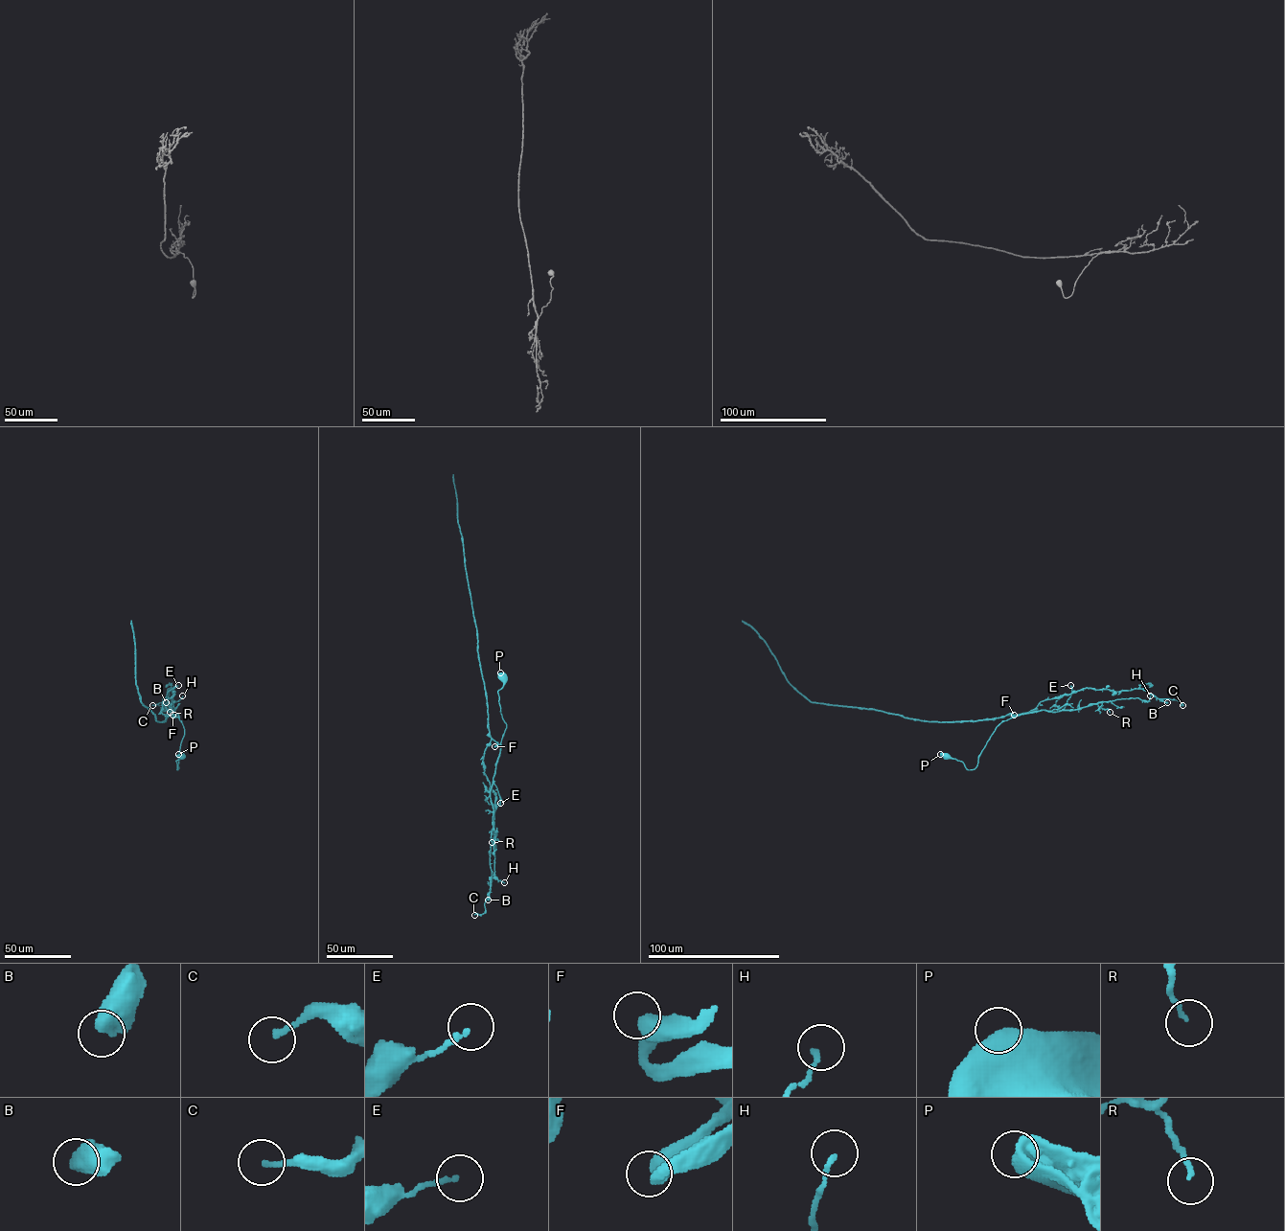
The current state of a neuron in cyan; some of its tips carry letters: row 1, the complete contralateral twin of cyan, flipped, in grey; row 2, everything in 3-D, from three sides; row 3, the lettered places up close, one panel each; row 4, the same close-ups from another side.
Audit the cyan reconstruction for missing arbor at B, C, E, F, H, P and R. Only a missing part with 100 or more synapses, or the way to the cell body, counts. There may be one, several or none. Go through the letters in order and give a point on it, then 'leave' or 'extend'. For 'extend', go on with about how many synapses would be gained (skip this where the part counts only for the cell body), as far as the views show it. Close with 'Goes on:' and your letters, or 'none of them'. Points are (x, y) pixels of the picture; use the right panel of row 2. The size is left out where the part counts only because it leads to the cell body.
B: (1167, 702) | leave
C: (1182, 705) | leave
E: (1070, 685) | leave
F: (1014, 715) | leave
H: (1150, 695) | leave
P: (940, 754) | leave
R: (1110, 712) | leave
Goes on: none of them

